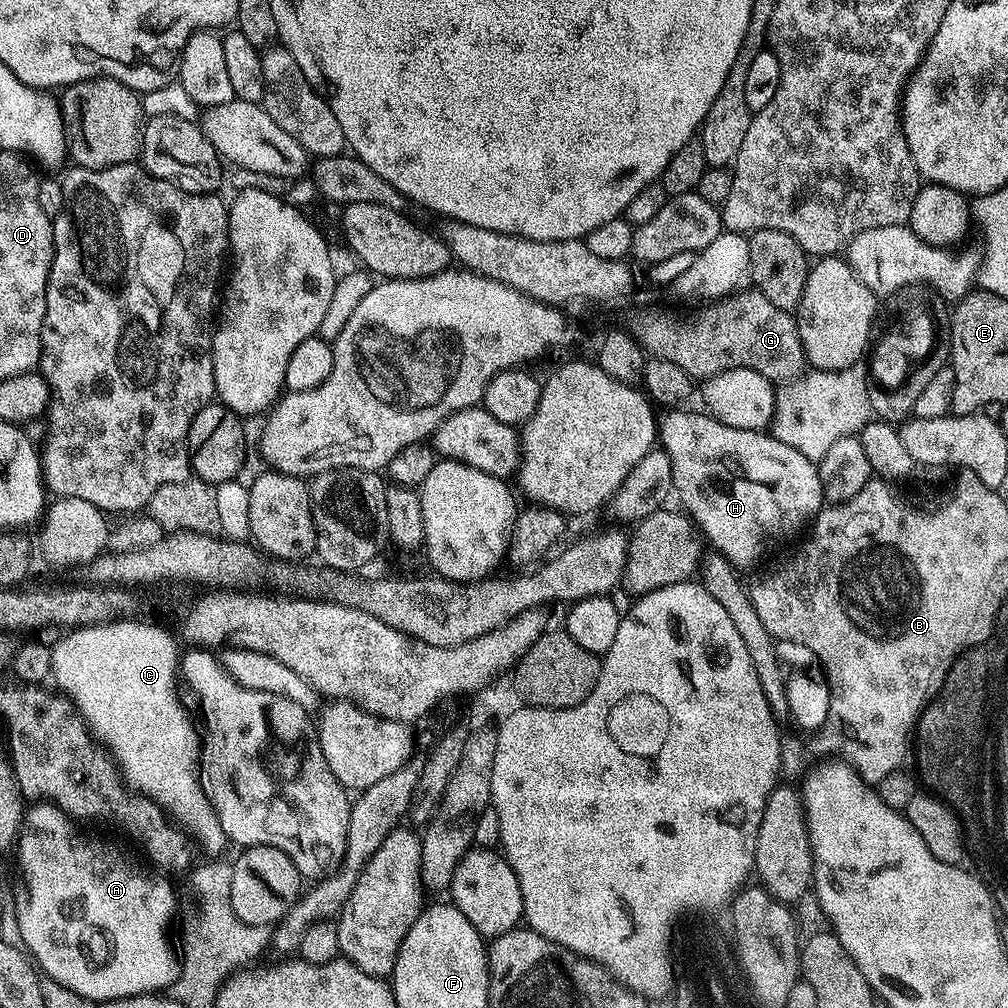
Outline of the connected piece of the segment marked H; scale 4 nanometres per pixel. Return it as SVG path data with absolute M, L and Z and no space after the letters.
M667 409L658 420L658 444L670 460L675 499L684 503L683 511L702 536L704 531L715 551L721 552L737 570L752 568L767 554L768 548L794 535L825 507L817 461L806 458L794 446L780 442L767 431L734 430L734 426L726 426L706 412L688 410Z

